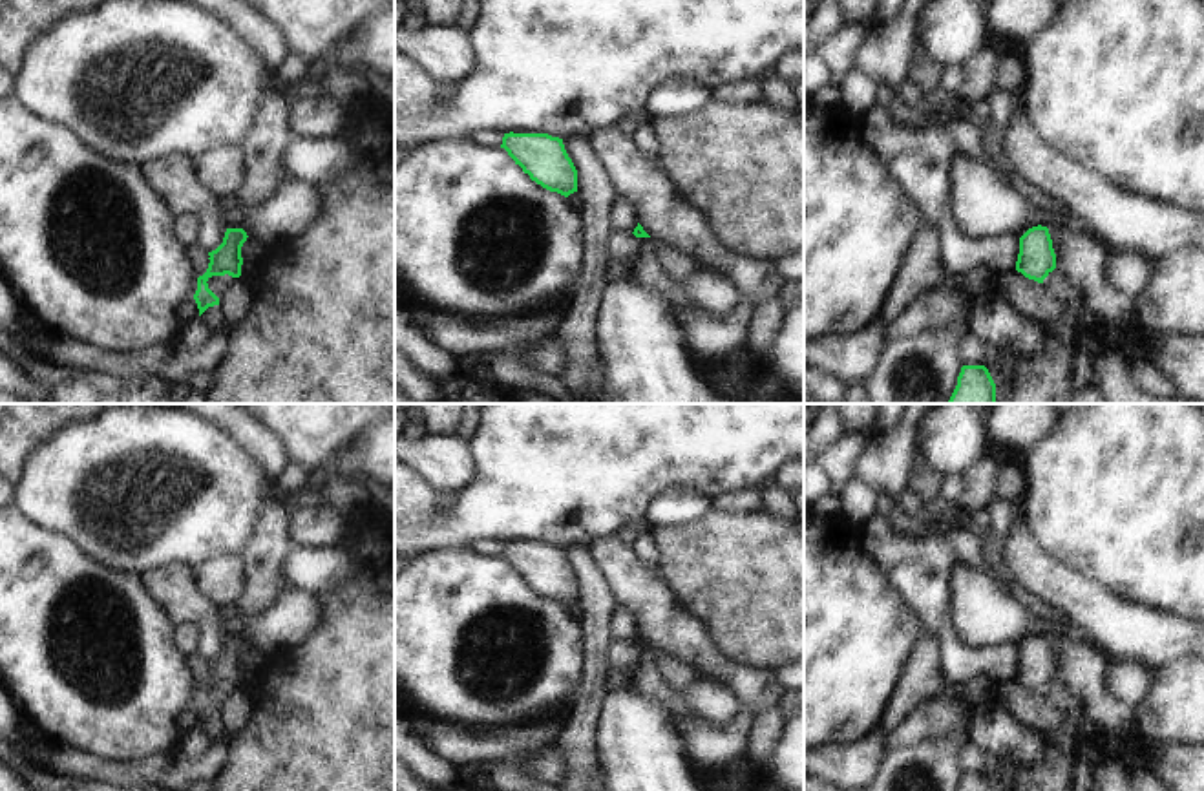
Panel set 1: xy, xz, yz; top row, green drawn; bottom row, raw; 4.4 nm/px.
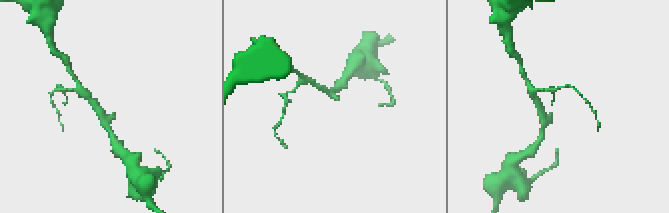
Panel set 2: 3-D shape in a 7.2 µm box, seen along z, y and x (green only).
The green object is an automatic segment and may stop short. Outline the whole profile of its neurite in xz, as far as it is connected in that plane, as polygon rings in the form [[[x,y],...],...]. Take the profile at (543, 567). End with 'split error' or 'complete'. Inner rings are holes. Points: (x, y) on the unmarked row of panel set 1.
[[[504,543],[508,564],[532,590],[565,606],[577,601],[577,579],[568,566],[563,548],[548,543]]] | complete

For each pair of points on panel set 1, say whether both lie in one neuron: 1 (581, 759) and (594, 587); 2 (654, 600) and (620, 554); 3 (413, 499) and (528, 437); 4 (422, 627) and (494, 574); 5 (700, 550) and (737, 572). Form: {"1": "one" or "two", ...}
{"1": "one", "2": "one", "3": "two", "4": "one", "5": "one"}

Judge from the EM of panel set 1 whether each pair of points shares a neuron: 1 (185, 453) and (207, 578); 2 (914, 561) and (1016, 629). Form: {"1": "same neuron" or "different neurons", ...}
{"1": "different neurons", "2": "different neurons"}

